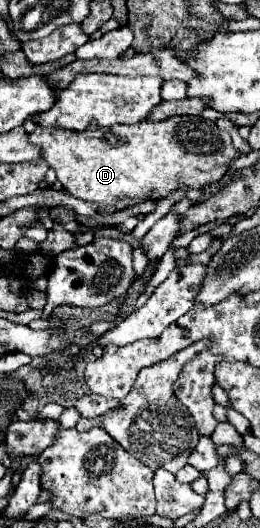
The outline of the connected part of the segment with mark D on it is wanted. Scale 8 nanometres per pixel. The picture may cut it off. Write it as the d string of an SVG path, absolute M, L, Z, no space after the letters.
M194 115L170 117L158 123L92 127L84 133L36 129L28 137L42 147L42 159L56 171L64 189L82 201L96 203L100 215L168 197L182 187L206 189L216 185L228 173L230 161L240 157L228 131Z

